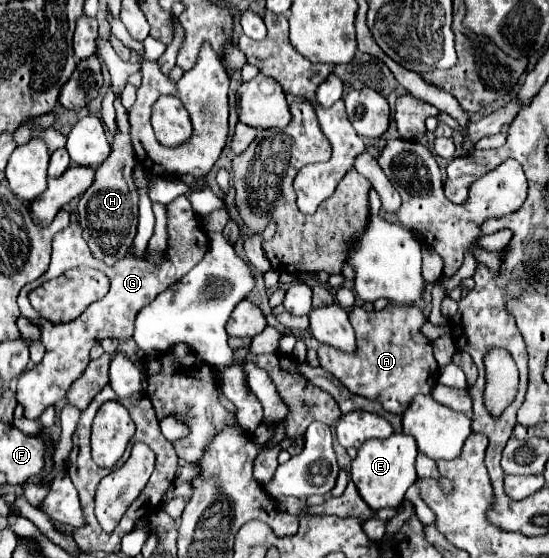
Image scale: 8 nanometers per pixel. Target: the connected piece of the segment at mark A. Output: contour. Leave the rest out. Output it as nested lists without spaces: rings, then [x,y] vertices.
[[[391,303],[381,311],[353,307],[349,319],[357,333],[357,353],[349,355],[330,345],[320,344],[317,354],[321,367],[335,375],[351,393],[379,401],[383,409],[391,413],[403,413],[415,395],[431,393],[439,371],[433,359],[433,347],[421,333],[425,315],[417,305]]]

